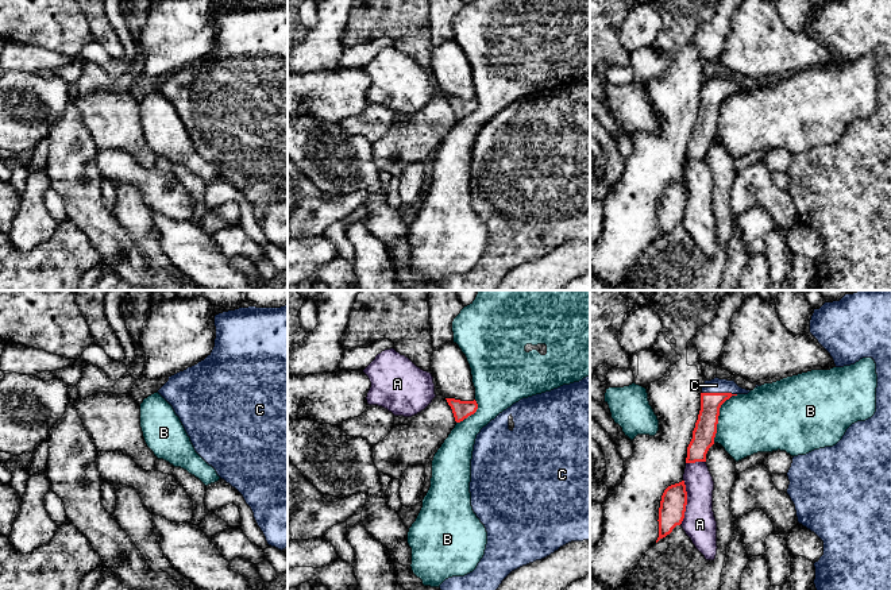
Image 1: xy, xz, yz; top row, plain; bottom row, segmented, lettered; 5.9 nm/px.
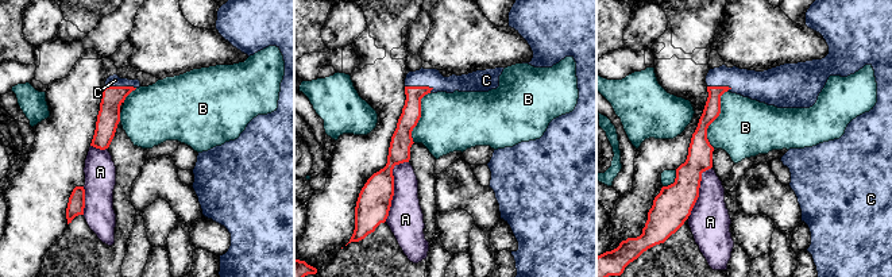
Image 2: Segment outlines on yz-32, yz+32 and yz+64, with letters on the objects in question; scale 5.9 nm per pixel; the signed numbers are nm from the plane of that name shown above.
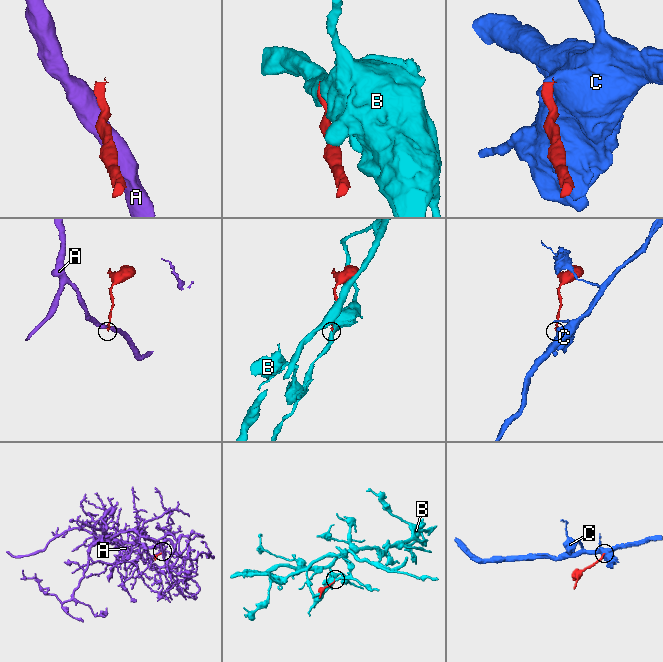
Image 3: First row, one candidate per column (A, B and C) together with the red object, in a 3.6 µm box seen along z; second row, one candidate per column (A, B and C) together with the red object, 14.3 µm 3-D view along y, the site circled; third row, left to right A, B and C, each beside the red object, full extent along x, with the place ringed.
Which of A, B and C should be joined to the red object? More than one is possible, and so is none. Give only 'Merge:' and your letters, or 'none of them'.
Merge: C

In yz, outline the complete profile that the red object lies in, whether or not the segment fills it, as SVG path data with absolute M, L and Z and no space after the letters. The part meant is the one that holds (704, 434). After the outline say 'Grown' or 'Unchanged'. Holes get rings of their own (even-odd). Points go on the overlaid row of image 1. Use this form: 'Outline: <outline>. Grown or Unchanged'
Outline: M716 377L711 381L705 381L701 393L701 410L687 447L686 463L706 462L706 454L714 444L721 405L737 394L748 394L749 392L740 387L734 379Z. Grown

